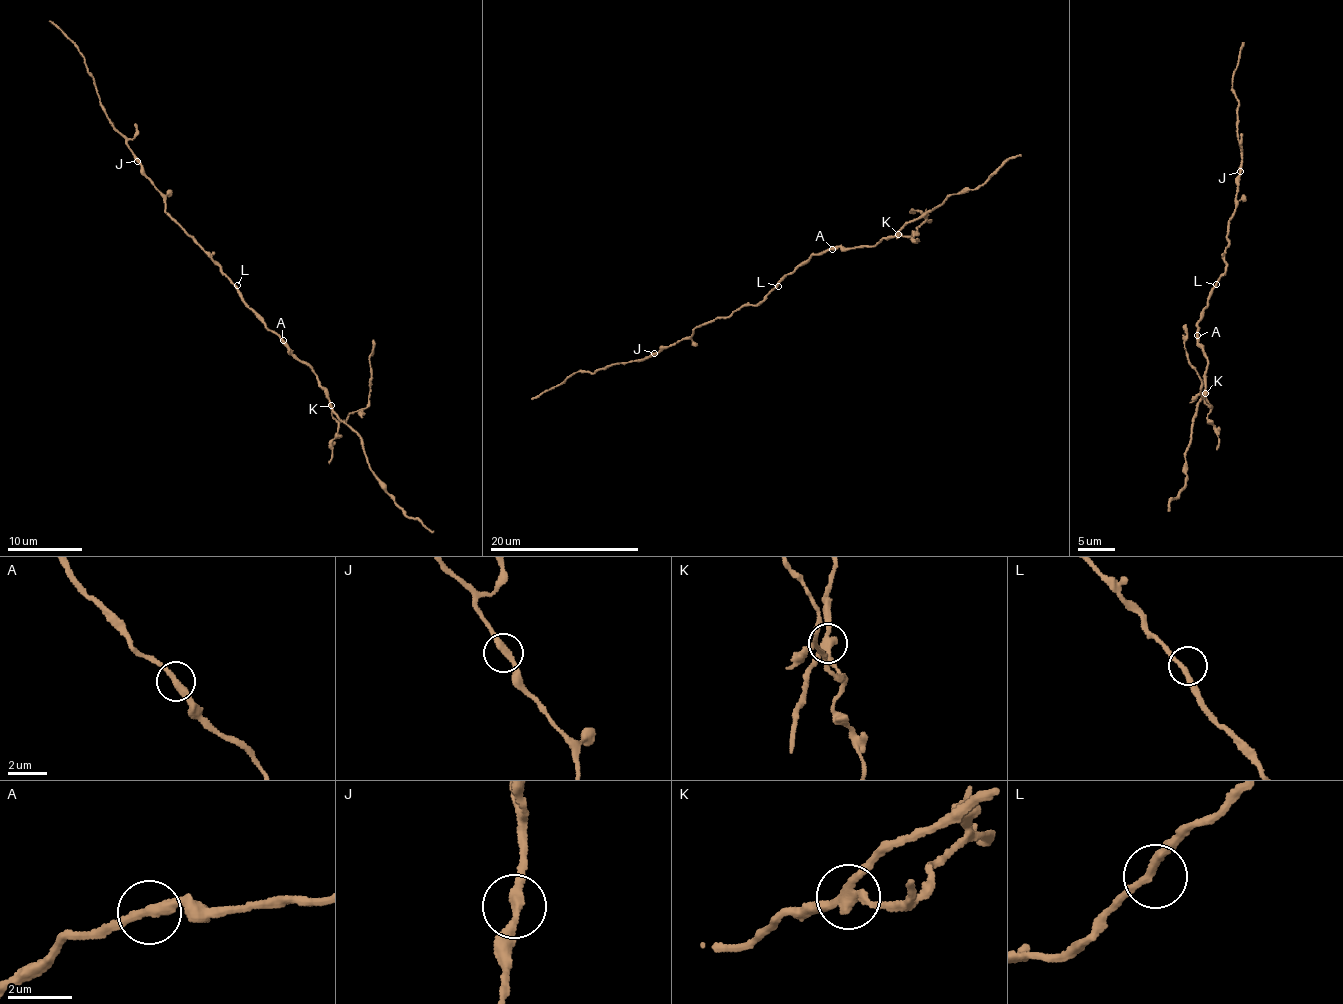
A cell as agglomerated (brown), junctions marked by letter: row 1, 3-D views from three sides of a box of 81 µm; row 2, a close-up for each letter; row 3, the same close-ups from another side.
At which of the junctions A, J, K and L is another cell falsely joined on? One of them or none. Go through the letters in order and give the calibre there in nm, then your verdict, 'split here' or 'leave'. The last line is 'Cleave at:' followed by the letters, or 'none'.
A: 320 nm thick; leave
J: 300 nm thick; leave
K: 260 nm thick; split here
L: 240 nm thick; leave
Cleave at: K

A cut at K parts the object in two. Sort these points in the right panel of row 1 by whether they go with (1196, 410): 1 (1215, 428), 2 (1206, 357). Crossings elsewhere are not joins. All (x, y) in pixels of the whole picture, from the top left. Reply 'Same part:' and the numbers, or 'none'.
Same part: 2

